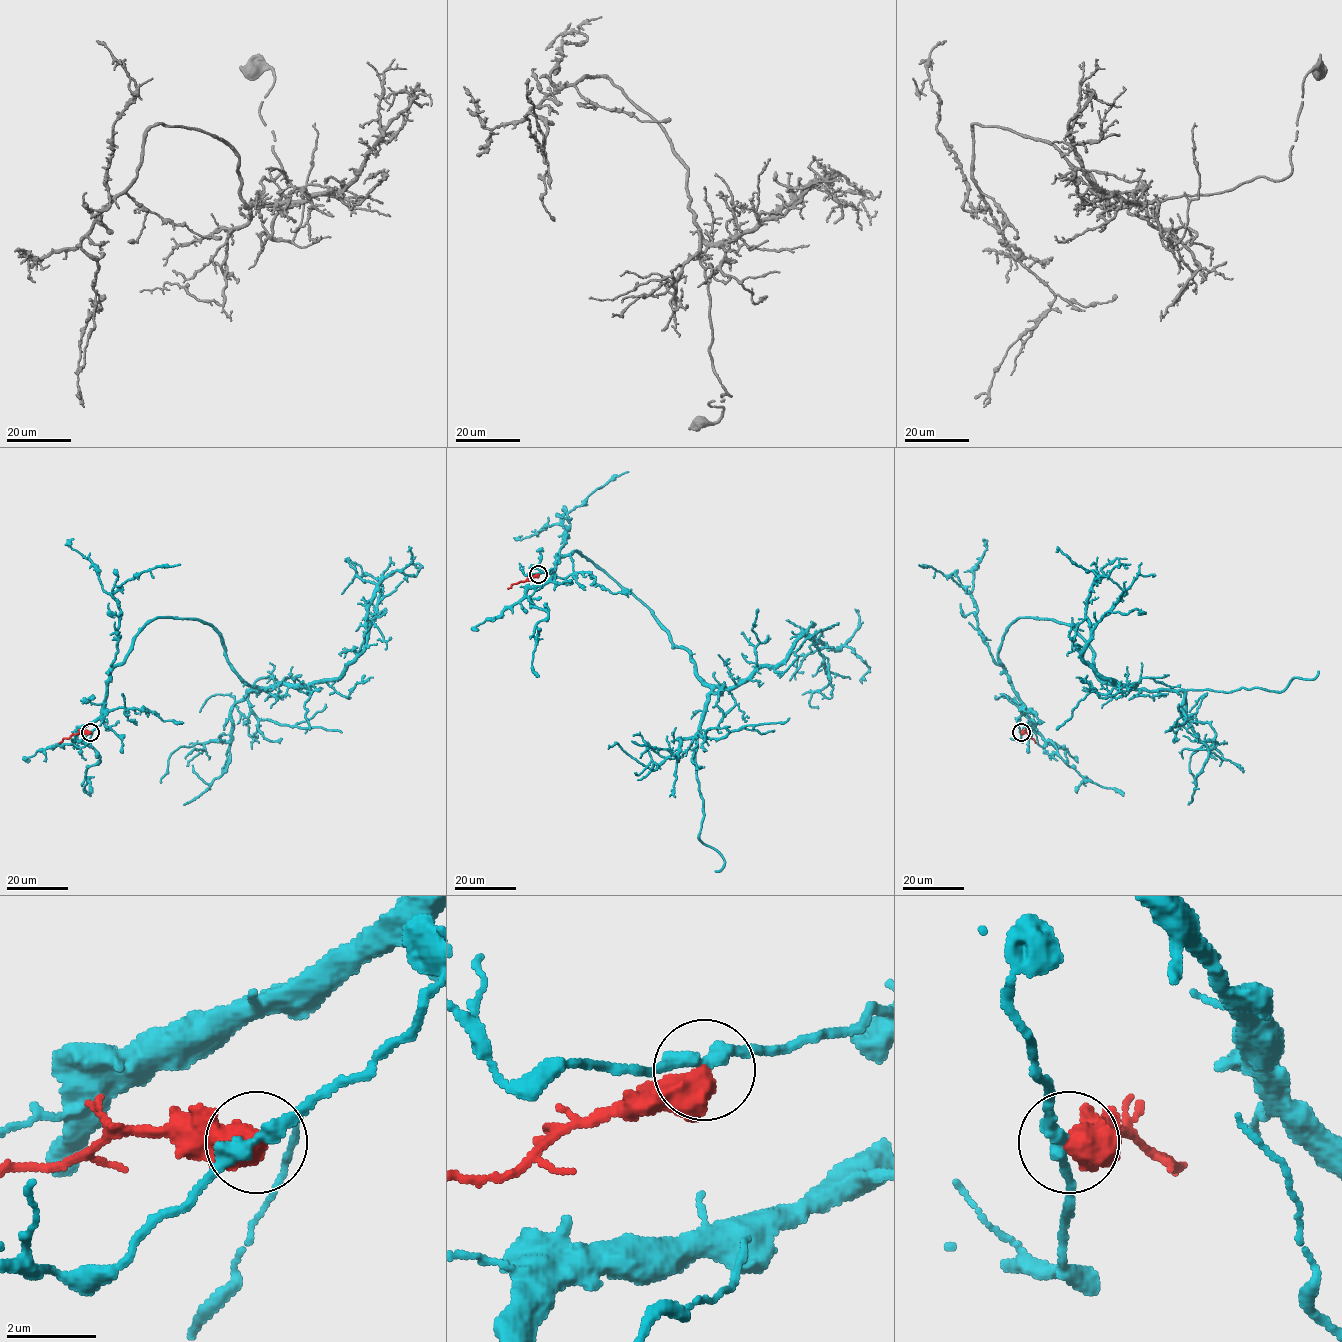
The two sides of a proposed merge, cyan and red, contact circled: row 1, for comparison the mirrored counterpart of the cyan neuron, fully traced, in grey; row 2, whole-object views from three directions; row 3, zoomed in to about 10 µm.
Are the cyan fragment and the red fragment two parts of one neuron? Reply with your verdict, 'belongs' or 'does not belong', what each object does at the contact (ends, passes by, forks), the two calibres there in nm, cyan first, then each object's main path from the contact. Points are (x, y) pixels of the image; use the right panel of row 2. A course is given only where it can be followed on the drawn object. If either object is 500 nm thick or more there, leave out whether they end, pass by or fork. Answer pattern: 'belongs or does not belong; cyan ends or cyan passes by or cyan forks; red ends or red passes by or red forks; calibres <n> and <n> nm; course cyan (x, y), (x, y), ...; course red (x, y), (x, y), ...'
does not belong; calibres 320 and 500 nm; course cyan (1021, 732), (998, 657), (1018, 618), (1068, 623), (1100, 680), (1135, 684), (1083, 658), (1093, 571), (1130, 564); course red (1021, 732), (1026, 732), (1036, 743)

